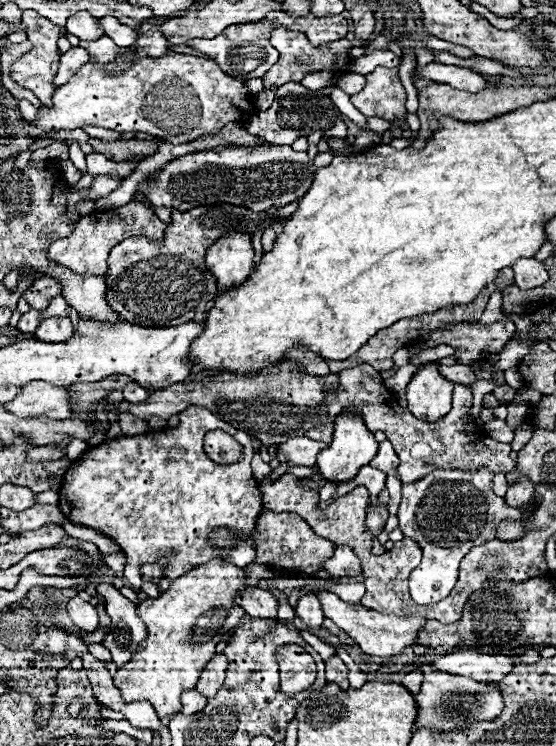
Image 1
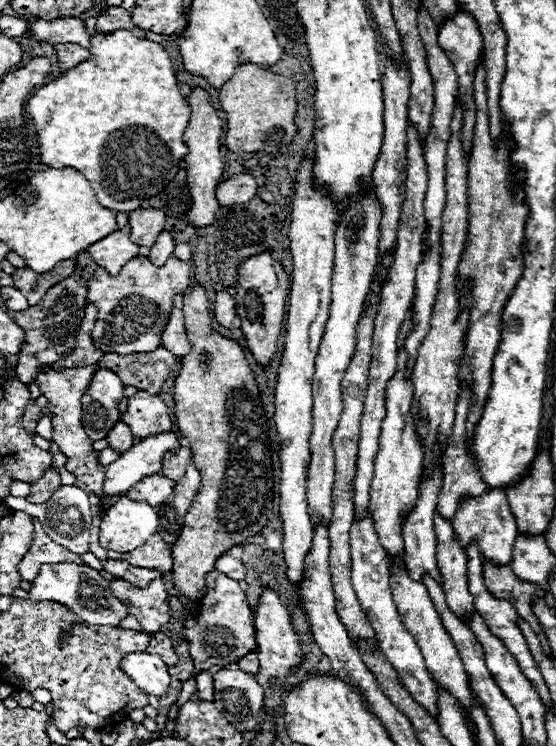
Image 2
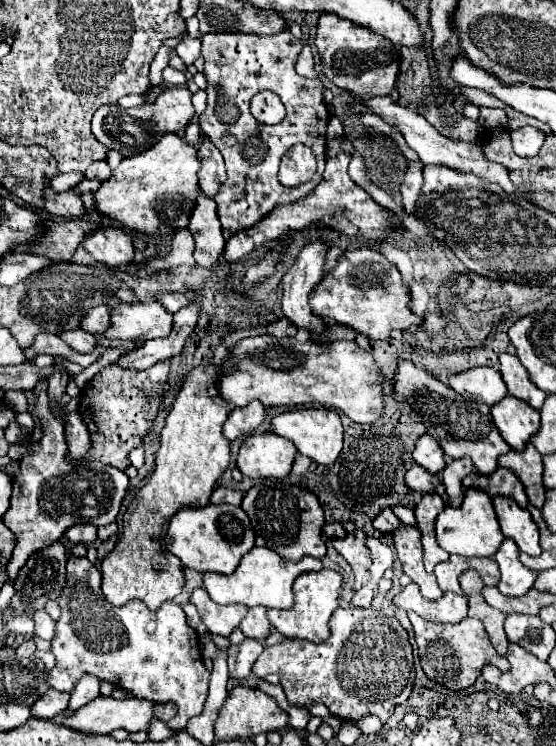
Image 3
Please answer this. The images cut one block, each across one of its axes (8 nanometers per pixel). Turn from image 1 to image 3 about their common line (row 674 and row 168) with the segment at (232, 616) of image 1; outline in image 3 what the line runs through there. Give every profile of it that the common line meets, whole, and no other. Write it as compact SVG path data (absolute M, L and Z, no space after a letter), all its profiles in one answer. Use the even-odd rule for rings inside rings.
M166 134L144 154L124 158L110 180L94 192L94 210L126 230L140 230L150 236L168 236L188 226L198 192L200 160L196 148L178 134Z

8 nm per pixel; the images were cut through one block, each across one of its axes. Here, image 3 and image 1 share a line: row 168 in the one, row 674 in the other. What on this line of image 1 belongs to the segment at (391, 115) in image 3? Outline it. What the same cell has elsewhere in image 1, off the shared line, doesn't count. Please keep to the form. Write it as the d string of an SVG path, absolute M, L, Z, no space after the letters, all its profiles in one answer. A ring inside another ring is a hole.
M460 650L454 654L440 656L432 666L456 676L470 676L478 682L498 682L514 664L536 664L540 654L536 650L526 650L516 658L504 654L482 654L474 650Z

